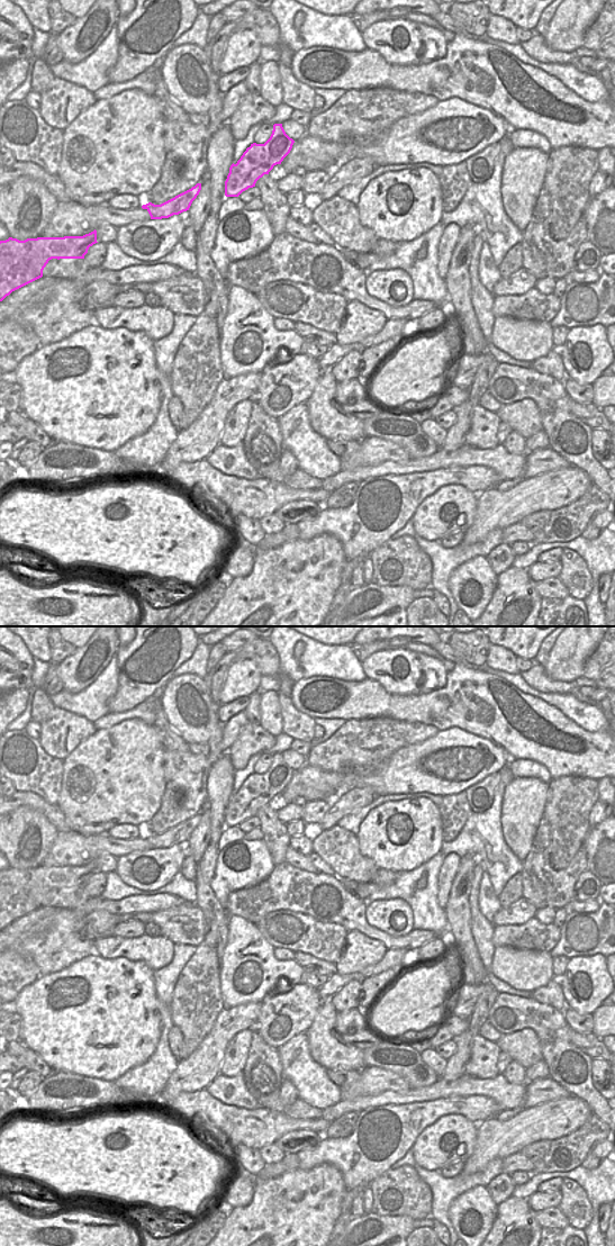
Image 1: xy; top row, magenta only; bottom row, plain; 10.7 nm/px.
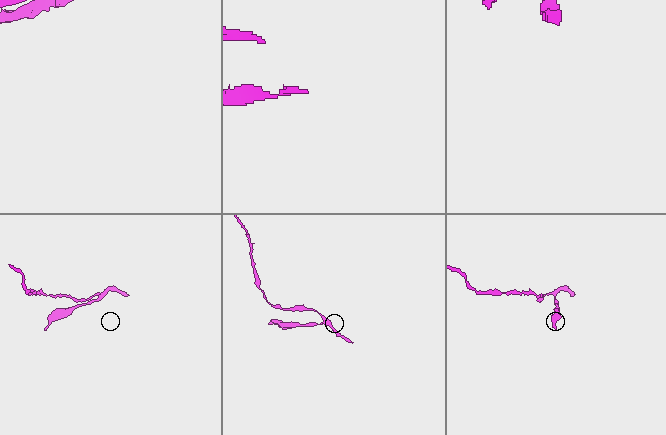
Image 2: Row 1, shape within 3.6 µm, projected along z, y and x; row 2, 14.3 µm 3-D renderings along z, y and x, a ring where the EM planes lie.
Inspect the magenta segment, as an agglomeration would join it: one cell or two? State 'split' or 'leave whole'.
split

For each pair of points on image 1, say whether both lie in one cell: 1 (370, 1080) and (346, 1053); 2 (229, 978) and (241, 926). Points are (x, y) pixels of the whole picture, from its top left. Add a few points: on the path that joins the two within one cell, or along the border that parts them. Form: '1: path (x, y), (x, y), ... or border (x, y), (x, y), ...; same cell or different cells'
1: border (367, 1066), (360, 1072); different cells
2: path (237, 965), (237, 950), (241, 947), (241, 939); same cell

